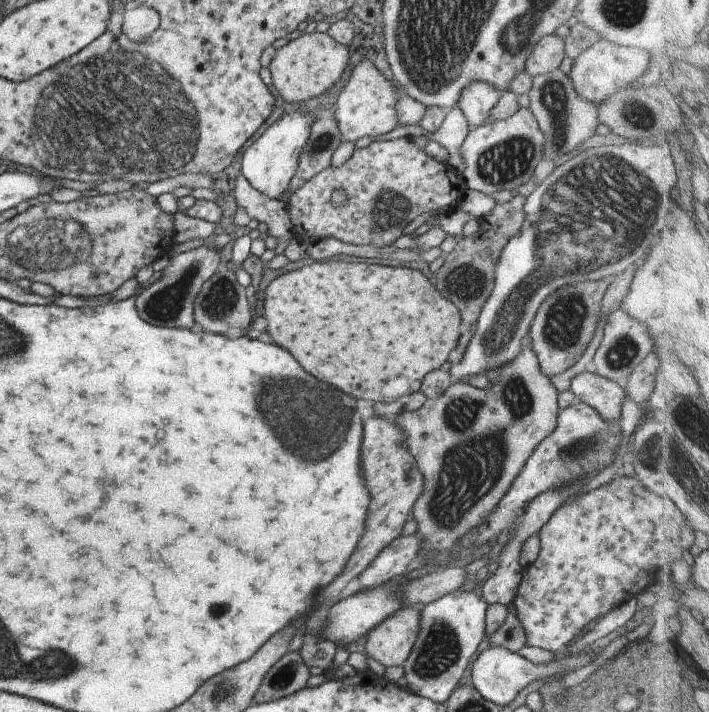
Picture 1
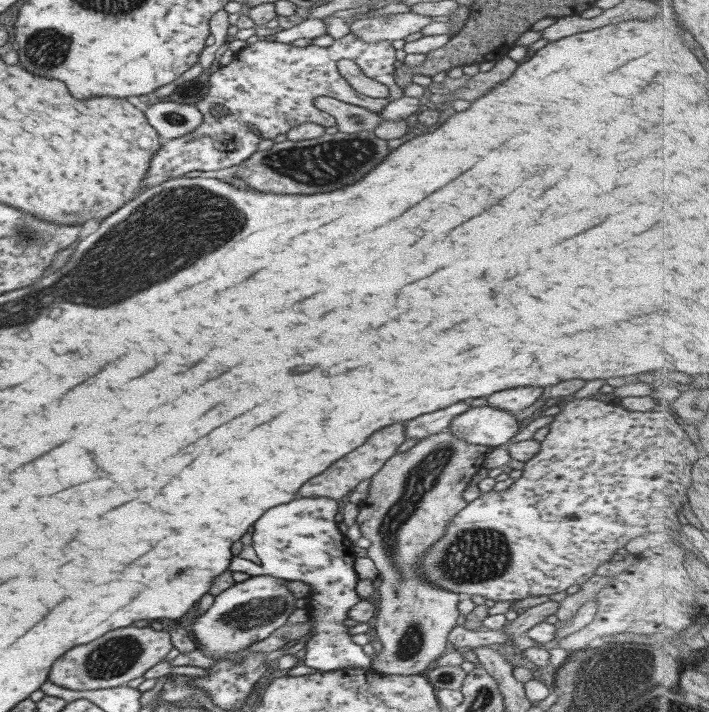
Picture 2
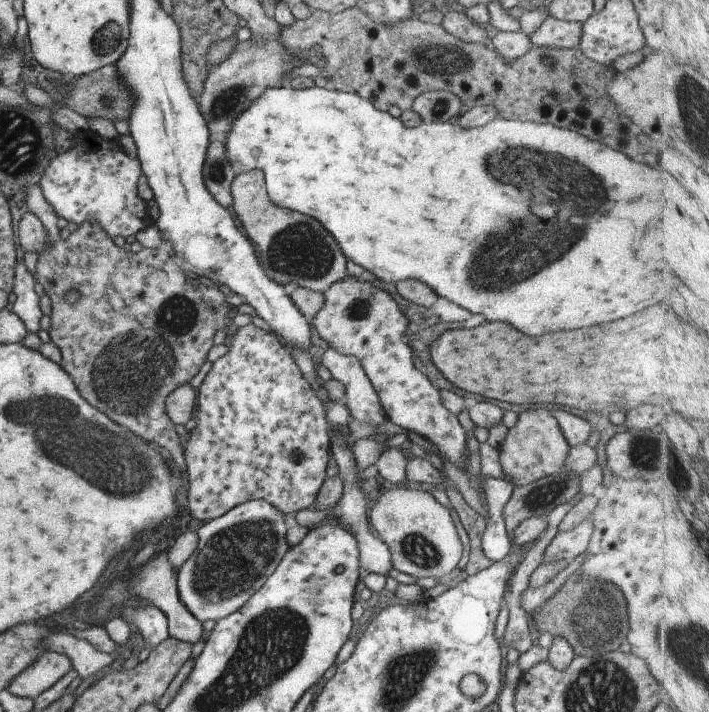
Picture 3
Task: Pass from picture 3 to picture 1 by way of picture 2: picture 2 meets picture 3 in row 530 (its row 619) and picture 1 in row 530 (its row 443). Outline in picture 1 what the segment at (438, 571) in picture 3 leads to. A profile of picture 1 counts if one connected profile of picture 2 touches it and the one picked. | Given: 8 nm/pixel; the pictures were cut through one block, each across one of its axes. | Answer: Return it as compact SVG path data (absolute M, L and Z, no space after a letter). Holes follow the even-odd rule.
M527 332L518 354L498 366L485 390L460 387L459 382L453 381L439 396L427 398L418 410L402 410L393 418L406 436L406 448L422 473L422 494L410 513L410 518L417 522L415 533L420 536L422 548L431 546L436 555L451 554L456 539L478 526L494 510L537 444L555 429L558 394L550 378L540 370Z

